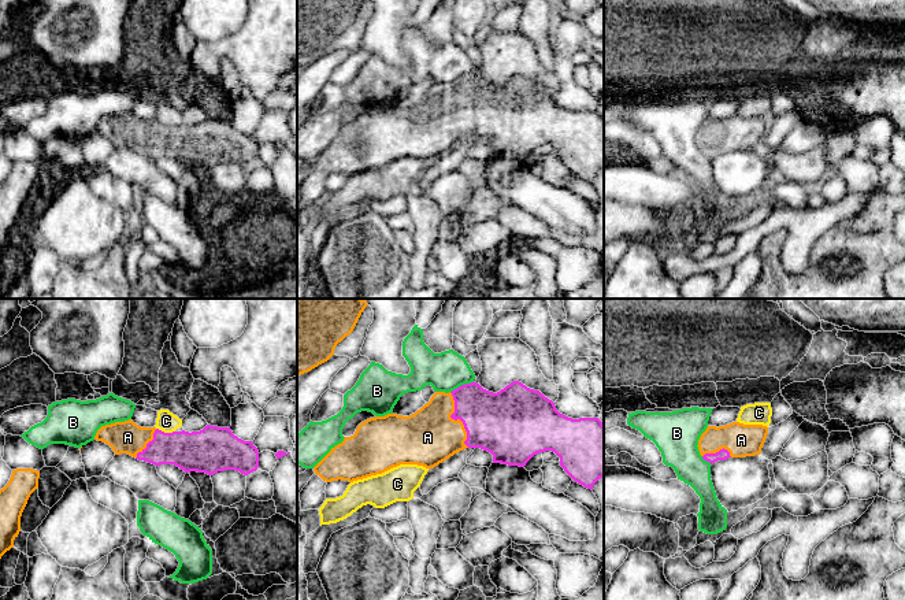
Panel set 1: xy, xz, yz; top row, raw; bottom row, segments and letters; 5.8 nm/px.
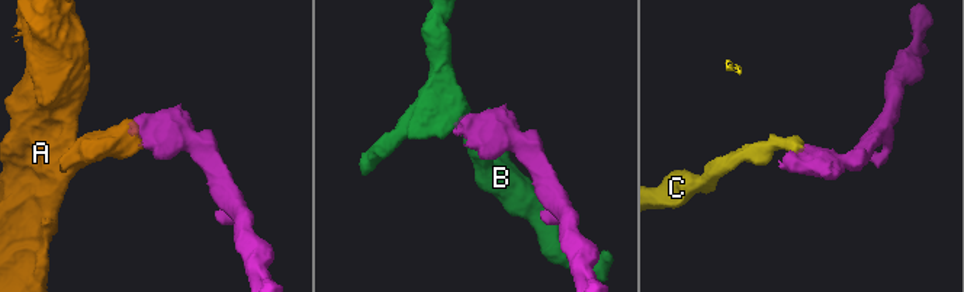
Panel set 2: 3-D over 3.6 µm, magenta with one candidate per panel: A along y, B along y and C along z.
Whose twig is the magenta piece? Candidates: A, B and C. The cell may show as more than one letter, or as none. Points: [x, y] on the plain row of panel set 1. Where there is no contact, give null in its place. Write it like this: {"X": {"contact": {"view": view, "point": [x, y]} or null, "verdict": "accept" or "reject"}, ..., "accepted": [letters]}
{"A": {"contact": {"view": "xz", "point": [456, 113]}, "verdict": "accept"}, "B": {"contact": {"view": "xz", "point": [462, 78]}, "verdict": "reject"}, "C": {"contact": {"view": "xy", "point": [166, 126]}, "verdict": "reject"}, "accepted": ["A"]}

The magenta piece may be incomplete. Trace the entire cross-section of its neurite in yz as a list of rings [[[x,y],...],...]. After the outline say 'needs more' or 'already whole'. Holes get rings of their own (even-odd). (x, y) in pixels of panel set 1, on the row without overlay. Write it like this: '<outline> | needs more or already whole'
[[[732,115],[726,119],[708,119],[698,133],[698,144],[704,153],[715,156],[728,151],[760,148],[768,121]]] | needs more

